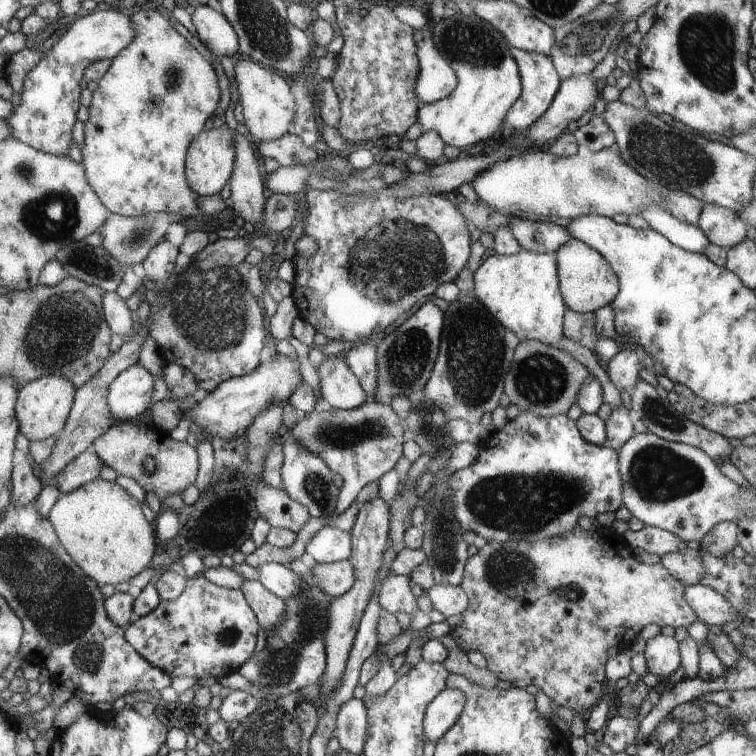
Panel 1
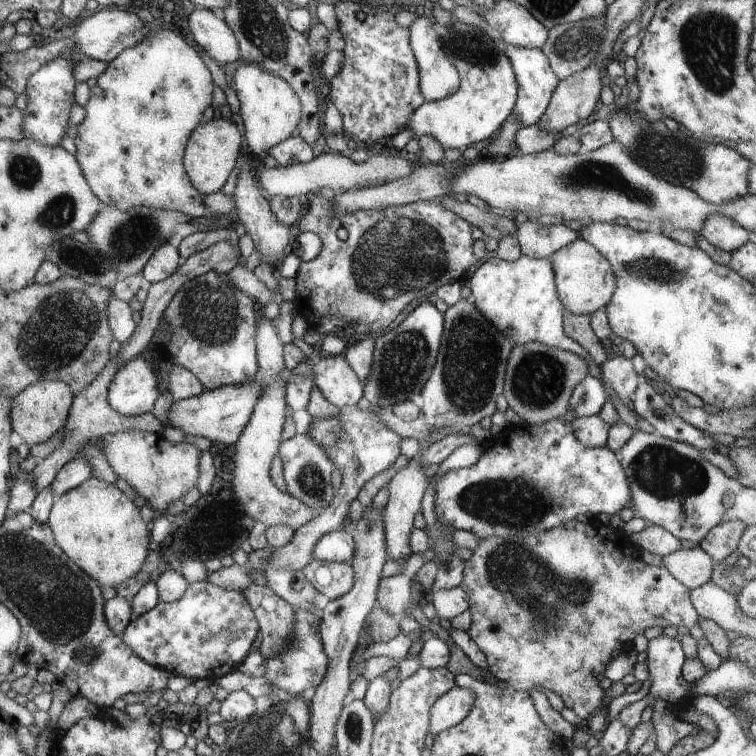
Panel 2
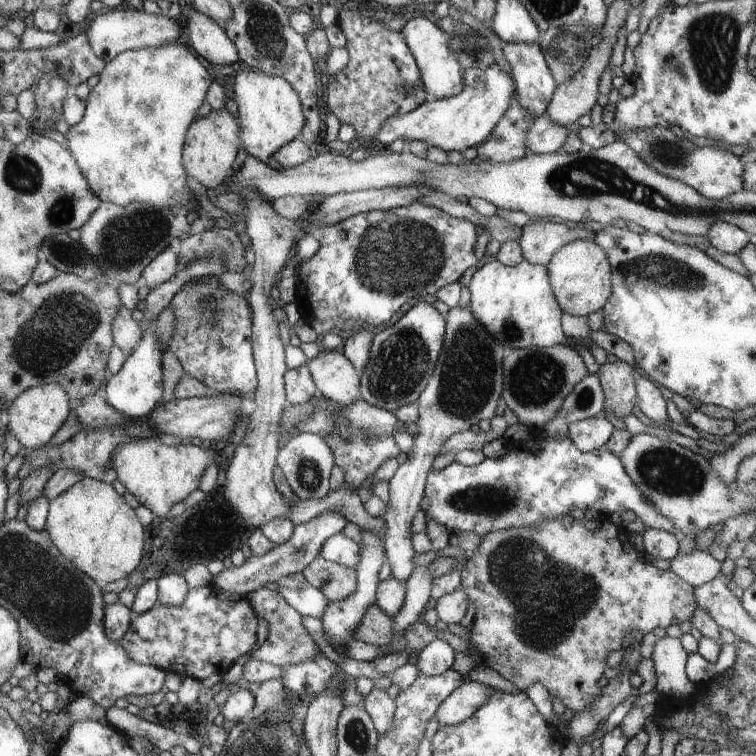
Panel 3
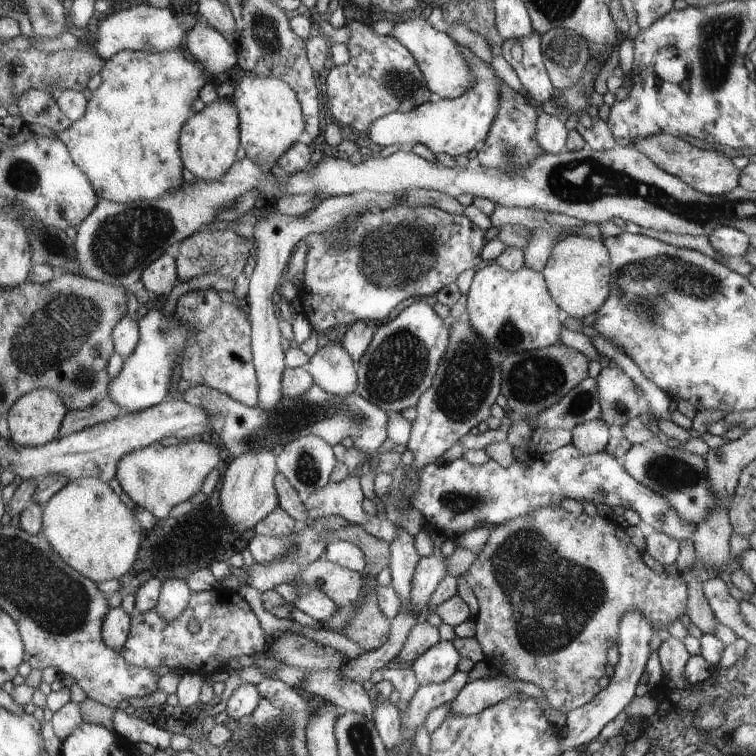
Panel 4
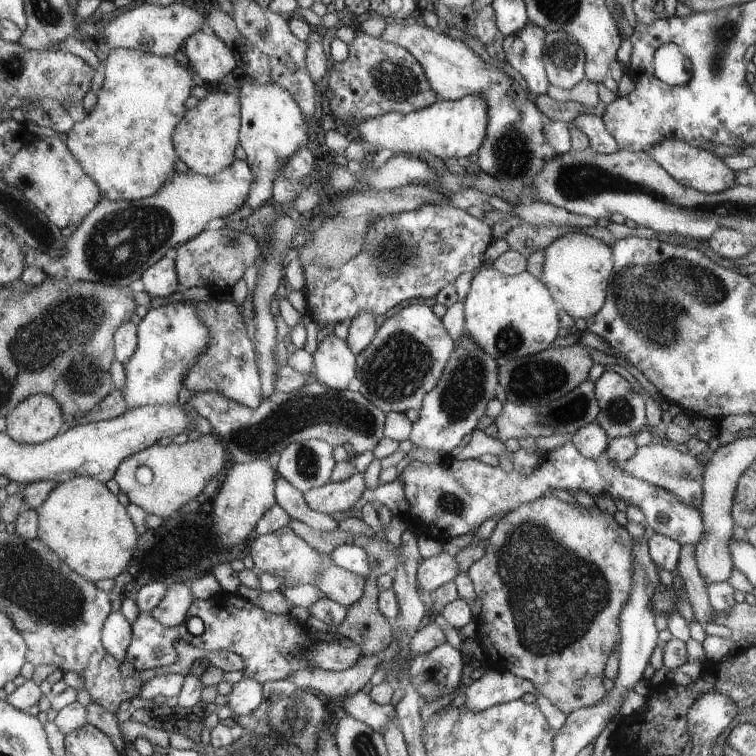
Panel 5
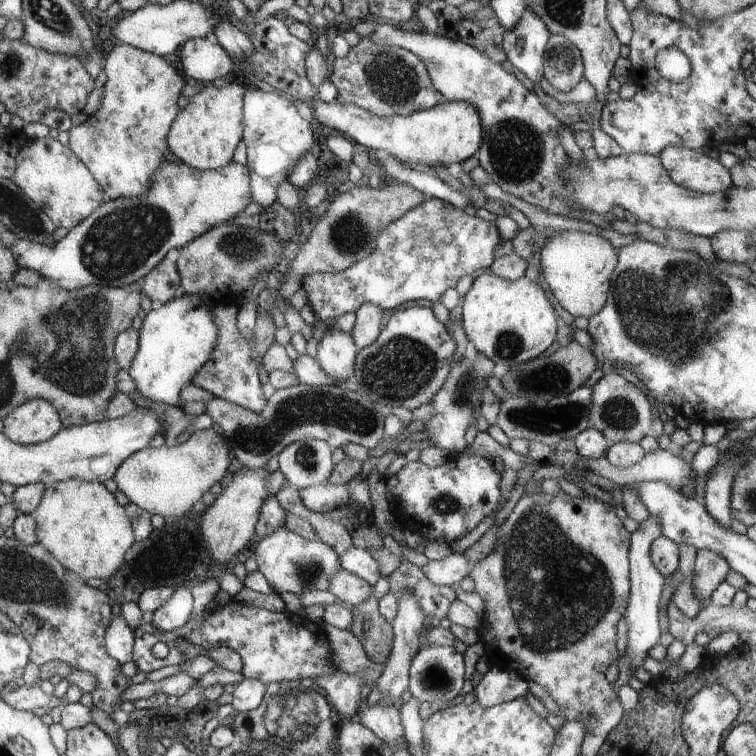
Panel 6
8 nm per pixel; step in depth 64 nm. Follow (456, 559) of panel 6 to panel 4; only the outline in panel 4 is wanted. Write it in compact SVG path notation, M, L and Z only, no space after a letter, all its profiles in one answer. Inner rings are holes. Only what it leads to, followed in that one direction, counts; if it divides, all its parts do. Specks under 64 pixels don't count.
M436 550L431 556L422 557L412 576L409 602L406 607L402 607L399 610L398 615L392 620L388 640L377 650L364 653L356 659L348 660L348 667L342 668L343 676L350 681L357 681L362 684L365 680L370 680L372 672L385 668L402 651L412 626L417 624L421 610L430 606L431 595L434 593L440 580L447 575L445 558L440 553L440 550Z

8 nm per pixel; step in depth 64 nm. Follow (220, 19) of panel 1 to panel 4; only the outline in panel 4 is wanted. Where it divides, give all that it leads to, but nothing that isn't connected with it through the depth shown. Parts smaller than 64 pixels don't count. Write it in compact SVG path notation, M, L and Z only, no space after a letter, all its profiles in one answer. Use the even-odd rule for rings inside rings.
M200 20L188 32L186 48L188 52L202 64L206 74L220 74L228 68L236 66L236 52L226 42L225 34L220 33L216 28L210 27L204 20Z

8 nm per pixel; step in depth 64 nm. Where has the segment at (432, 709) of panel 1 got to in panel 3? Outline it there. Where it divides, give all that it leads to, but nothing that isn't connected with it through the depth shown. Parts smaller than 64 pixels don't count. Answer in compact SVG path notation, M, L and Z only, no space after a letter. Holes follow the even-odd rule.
M468 679L437 709L436 720L439 728L456 725L471 718L472 714L475 714L477 709L485 704L492 691L496 690Z

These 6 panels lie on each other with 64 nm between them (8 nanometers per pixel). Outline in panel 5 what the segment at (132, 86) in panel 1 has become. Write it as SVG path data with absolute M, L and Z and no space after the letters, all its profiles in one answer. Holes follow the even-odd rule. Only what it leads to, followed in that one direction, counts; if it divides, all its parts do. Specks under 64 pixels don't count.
M114 49L109 54L102 54L102 72L106 75L102 88L97 92L97 100L92 108L92 111L87 114L86 119L82 122L75 123L68 132L64 134L66 138L66 145L70 153L77 158L78 162L82 164L86 173L96 182L97 188L101 190L101 196L110 201L136 201L137 199L144 199L154 196L163 188L170 176L175 172L176 160L178 160L176 145L174 145L173 137L177 131L178 124L181 123L182 118L186 115L186 106L184 102L188 100L192 88L196 86L194 76L196 75L194 69L184 68L180 66L172 56L159 56L153 53L144 53L134 49Z

